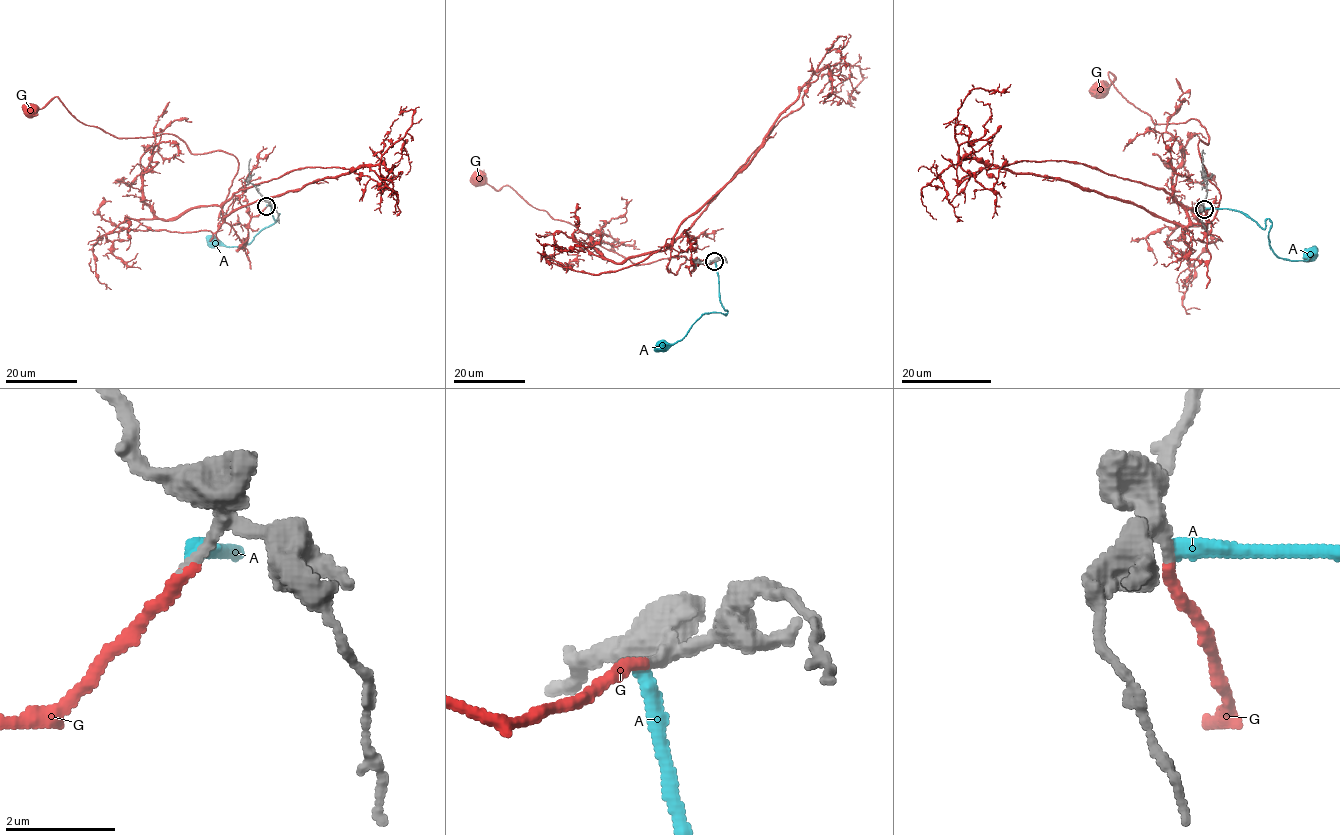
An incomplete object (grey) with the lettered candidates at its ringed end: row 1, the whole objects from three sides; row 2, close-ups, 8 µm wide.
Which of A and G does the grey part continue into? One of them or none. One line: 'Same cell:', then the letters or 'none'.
Same cell: G

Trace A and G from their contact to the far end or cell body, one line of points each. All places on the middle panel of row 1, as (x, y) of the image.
A: (715, 261), (720, 302), (727, 313), (705, 312), (681, 339), (661, 345)
G: (714, 261), (694, 266), (689, 247), (672, 248), (668, 268), (676, 274), (686, 258), (635, 265), (479, 177)

